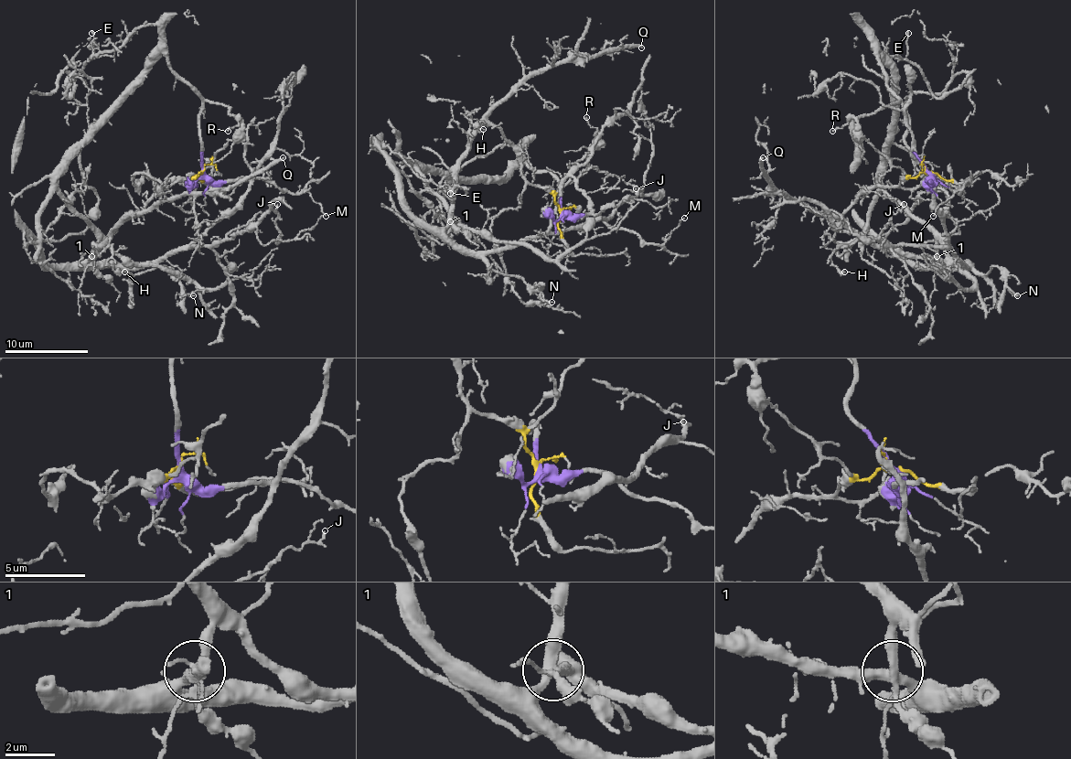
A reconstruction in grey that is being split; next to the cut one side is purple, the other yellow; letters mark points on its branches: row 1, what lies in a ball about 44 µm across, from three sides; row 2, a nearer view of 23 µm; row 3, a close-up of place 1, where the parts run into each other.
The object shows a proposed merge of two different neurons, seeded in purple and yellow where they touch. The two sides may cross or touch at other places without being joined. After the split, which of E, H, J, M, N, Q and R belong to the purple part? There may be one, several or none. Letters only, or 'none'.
E, M, R

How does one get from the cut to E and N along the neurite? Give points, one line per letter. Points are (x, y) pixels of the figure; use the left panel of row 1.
E: (202, 173), (202, 99), (171, 68), (155, 26), (137, 27), (117, 48), (91, 57), (91, 32)
N: (202, 173), (163, 186), (133, 217), (117, 225), (88, 262), (119, 262), (135, 275), (166, 267), (194, 296)

